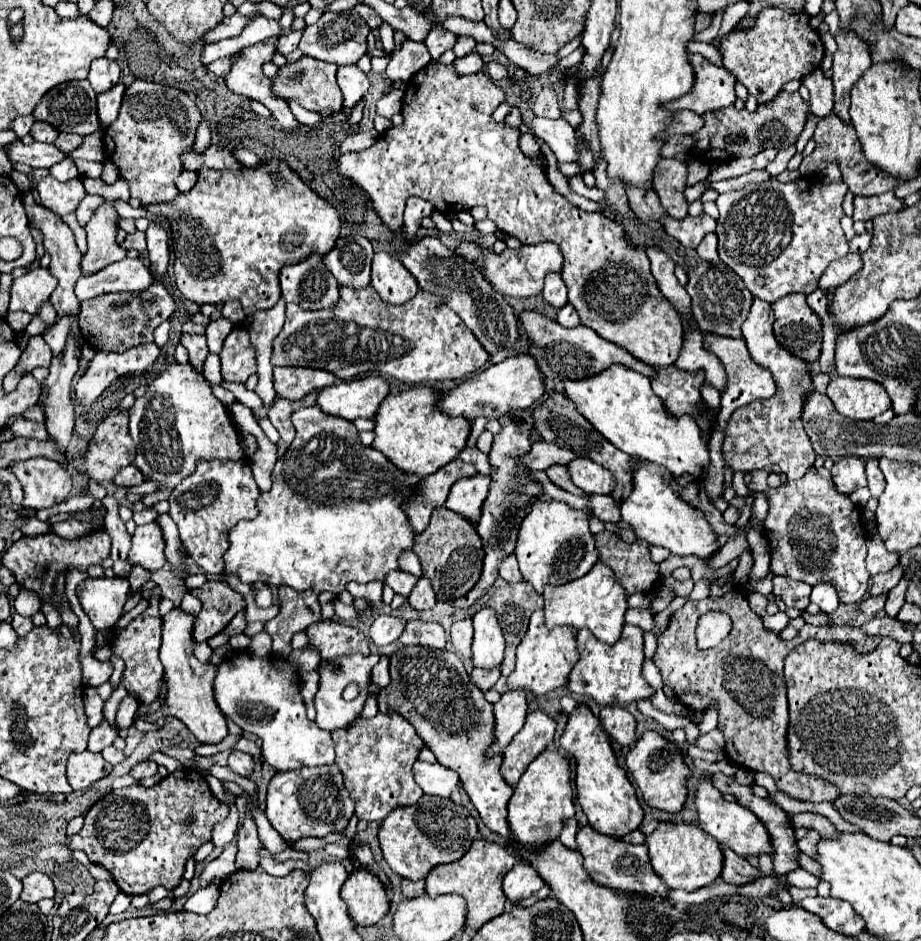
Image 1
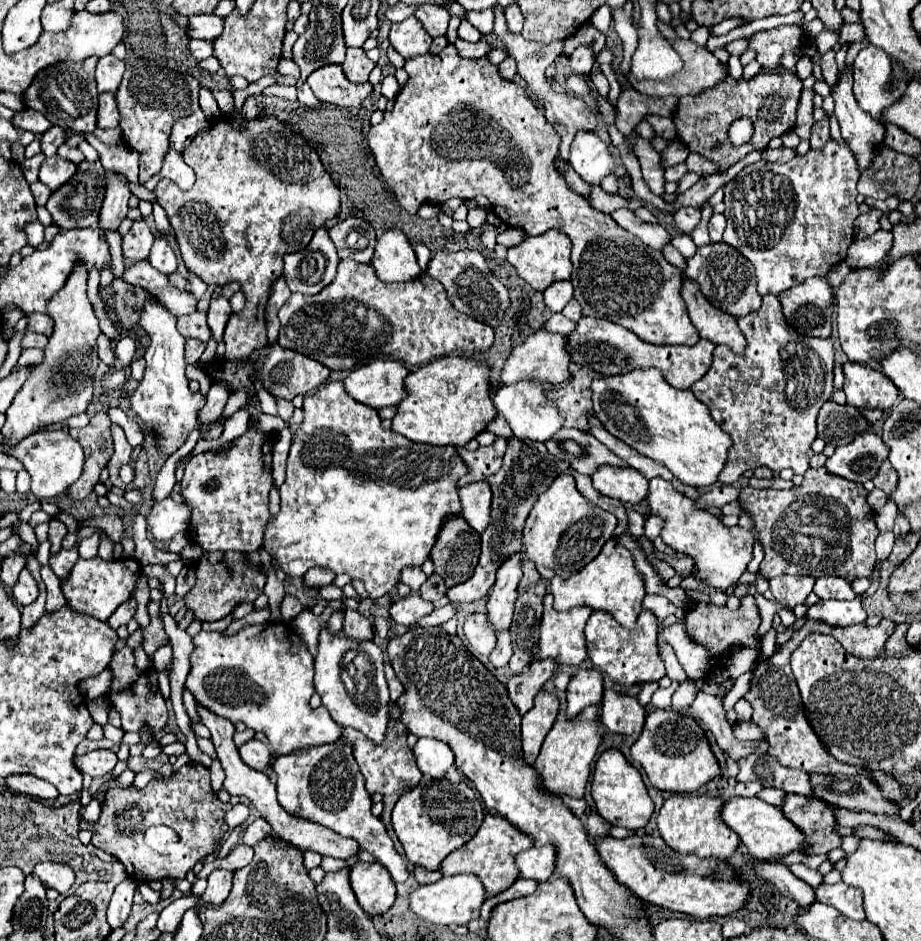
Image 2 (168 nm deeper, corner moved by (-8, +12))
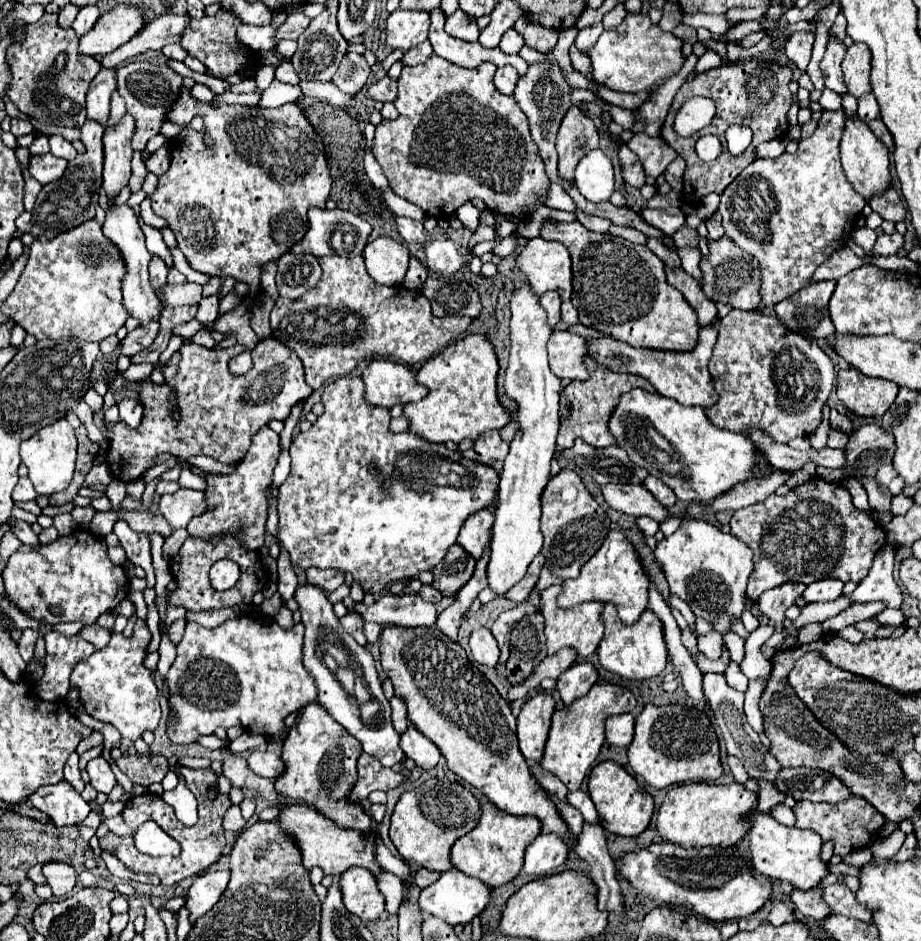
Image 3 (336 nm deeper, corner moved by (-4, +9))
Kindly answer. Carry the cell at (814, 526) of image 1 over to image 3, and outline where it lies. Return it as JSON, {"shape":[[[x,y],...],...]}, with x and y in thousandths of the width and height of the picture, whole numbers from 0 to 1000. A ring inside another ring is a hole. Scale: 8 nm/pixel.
{"shape":[[[881,507],[876,513],[859,520],[852,528],[837,526],[826,535],[800,541],[792,558],[792,566],[818,583],[820,607],[811,622],[811,634],[815,639],[822,639],[828,628],[855,617],[878,622],[887,615],[904,613],[915,620],[933,620],[941,613],[950,586],[961,579],[961,562],[957,556],[928,541],[922,522],[915,515],[894,511],[891,507]]]}

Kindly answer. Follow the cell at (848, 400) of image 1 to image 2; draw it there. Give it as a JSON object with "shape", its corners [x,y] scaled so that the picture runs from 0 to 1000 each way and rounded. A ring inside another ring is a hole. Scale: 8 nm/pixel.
{"shape":[[[920,385],[915,387],[915,397],[915,417],[920,419],[920,429],[928,434],[965,436],[976,421],[974,410],[946,389]]]}

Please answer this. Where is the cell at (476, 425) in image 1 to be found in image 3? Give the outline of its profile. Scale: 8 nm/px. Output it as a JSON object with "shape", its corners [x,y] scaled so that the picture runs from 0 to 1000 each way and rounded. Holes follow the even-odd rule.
{"shape":[[[566,301],[555,313],[555,375],[553,390],[548,394],[548,418],[561,426],[564,437],[559,447],[564,450],[564,460],[555,469],[555,479],[548,488],[548,496],[542,513],[542,532],[537,541],[533,594],[529,600],[531,624],[546,634],[559,620],[566,617],[579,592],[587,586],[590,569],[585,564],[587,549],[587,524],[596,513],[596,490],[603,484],[603,467],[607,458],[607,416],[609,403],[598,396],[594,386],[594,362],[598,350],[592,341],[590,326],[585,324],[585,313],[577,303]]]}

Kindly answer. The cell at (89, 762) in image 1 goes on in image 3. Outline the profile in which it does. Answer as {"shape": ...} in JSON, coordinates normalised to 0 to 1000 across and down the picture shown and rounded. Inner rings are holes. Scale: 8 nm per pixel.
{"shape":[[[112,804],[99,807],[94,811],[94,821],[97,821],[97,832],[101,834],[103,841],[107,843],[121,843],[121,838],[125,836],[125,824],[118,815],[118,811]]]}

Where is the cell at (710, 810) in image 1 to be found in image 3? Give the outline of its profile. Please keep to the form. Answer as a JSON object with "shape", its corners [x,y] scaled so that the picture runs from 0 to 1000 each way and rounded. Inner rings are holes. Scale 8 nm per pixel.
{"shape":[[[820,862],[815,866],[815,911],[822,926],[826,926],[833,934],[855,936],[859,943],[878,947],[889,943],[889,938],[900,930],[900,919],[891,915],[891,889],[885,883],[874,883],[865,879],[852,879],[844,875],[839,868]]]}

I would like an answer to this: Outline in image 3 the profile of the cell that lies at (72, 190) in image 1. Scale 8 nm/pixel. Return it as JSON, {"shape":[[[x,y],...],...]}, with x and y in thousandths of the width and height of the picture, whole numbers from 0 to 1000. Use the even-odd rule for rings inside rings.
{"shape":[[[55,163],[34,167],[34,173],[31,173],[34,186],[36,186],[45,197],[51,197],[51,194],[55,194],[55,192],[68,188],[71,180],[73,180],[73,171],[60,167],[60,165],[55,165]]]}

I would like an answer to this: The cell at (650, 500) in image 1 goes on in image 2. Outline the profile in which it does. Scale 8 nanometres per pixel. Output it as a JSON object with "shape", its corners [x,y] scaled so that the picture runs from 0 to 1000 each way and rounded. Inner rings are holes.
{"shape":[[[720,508],[705,510],[705,525],[702,536],[707,546],[718,548],[722,553],[722,559],[718,563],[718,572],[724,580],[733,582],[735,587],[742,587],[750,591],[757,599],[757,614],[765,616],[772,623],[789,627],[796,618],[802,616],[807,606],[811,604],[815,595],[815,580],[818,580],[818,567],[805,559],[789,561],[779,548],[770,546],[768,542],[759,542],[755,533],[739,523],[735,523],[729,512]]]}

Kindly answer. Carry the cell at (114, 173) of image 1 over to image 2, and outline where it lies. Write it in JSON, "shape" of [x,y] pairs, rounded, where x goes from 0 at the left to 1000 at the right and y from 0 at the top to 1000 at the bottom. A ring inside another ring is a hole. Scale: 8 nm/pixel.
{"shape":[[[123,136],[123,138],[103,138],[101,140],[114,155],[127,155],[127,151],[131,149],[131,136]]]}

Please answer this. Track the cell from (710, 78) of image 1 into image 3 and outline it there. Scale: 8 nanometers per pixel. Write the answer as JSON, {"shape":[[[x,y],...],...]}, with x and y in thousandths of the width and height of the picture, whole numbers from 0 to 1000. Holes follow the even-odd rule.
{"shape":[[[681,16],[670,29],[657,31],[648,46],[637,54],[642,63],[644,84],[666,97],[674,99],[692,99],[705,97],[707,90],[726,84],[742,69],[739,58],[739,41],[731,35],[722,35],[718,29],[707,27],[702,16]]]}

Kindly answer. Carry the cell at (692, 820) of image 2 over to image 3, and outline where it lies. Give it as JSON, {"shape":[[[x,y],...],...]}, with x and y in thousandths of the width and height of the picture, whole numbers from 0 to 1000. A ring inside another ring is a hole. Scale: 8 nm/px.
{"shape":[[[742,832],[726,838],[713,868],[716,887],[739,900],[794,900],[802,896],[813,875],[809,870],[815,866],[815,860],[822,855],[822,845],[805,832],[792,834],[770,834],[770,832]]]}

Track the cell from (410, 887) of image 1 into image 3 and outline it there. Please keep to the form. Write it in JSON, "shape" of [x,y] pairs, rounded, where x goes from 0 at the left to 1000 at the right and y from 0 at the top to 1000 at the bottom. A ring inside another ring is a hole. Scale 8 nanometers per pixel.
{"shape":[[[453,923],[453,930],[451,930],[451,938],[457,943],[457,945],[461,945],[461,943],[466,943],[468,938],[472,938],[477,934],[477,928],[474,926],[466,926],[466,923]]]}

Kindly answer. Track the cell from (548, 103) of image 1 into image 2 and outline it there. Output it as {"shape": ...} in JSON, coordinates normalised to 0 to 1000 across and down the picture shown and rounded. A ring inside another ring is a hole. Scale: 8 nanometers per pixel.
{"shape":[[[635,49],[626,51],[626,53],[618,60],[616,72],[618,72],[622,79],[640,79],[642,72],[644,72],[644,57],[642,57],[642,53],[635,51]]]}

